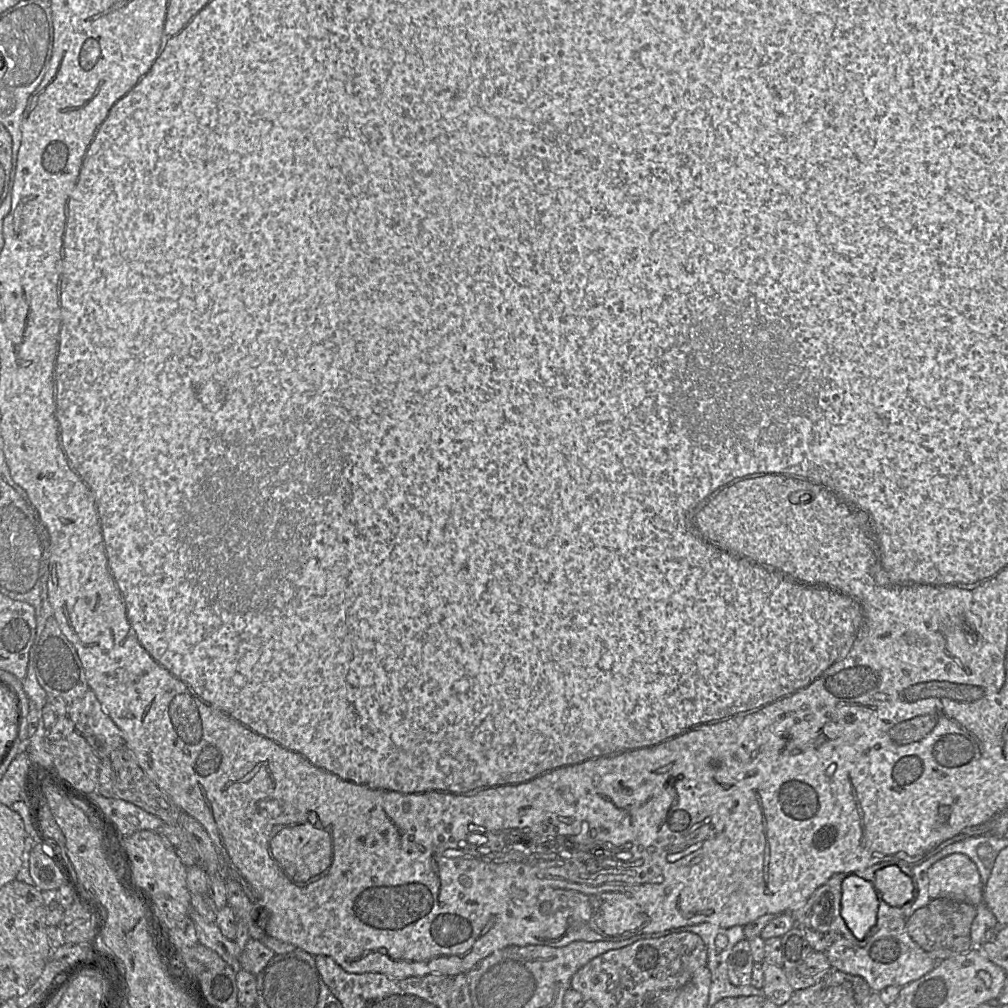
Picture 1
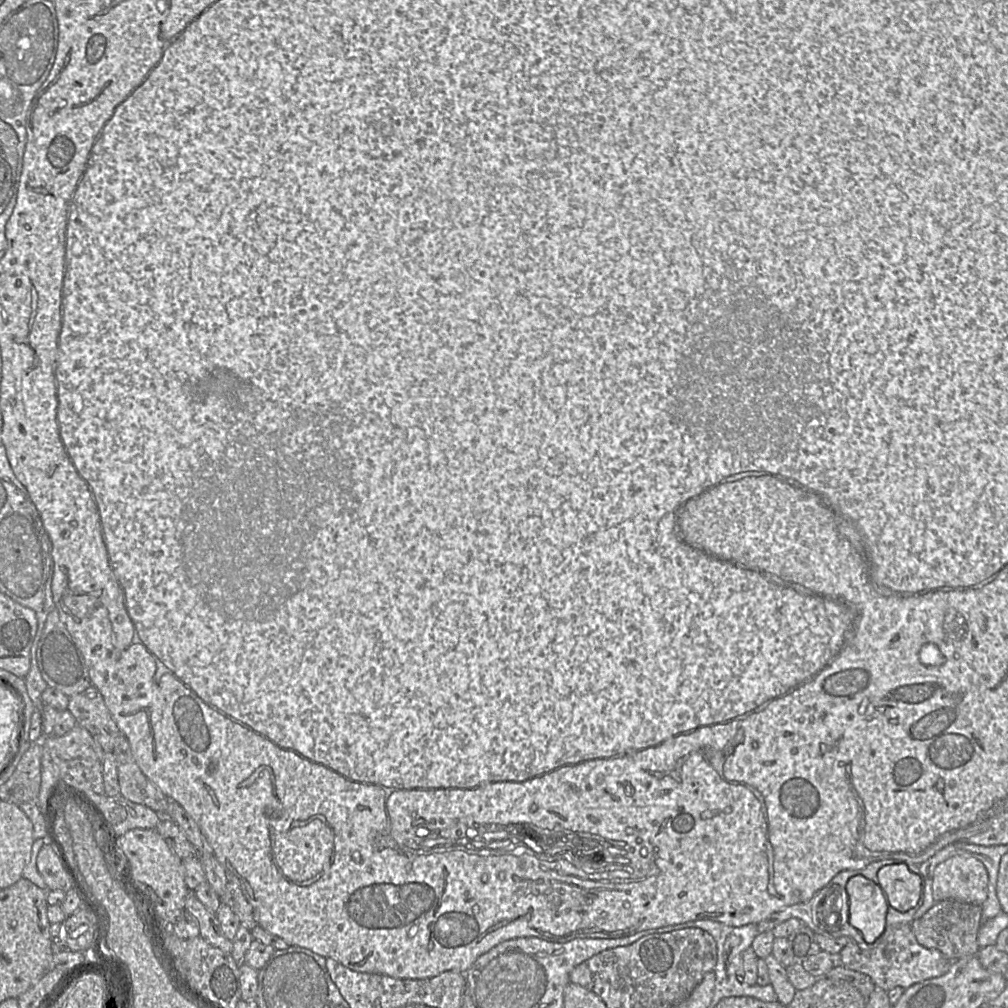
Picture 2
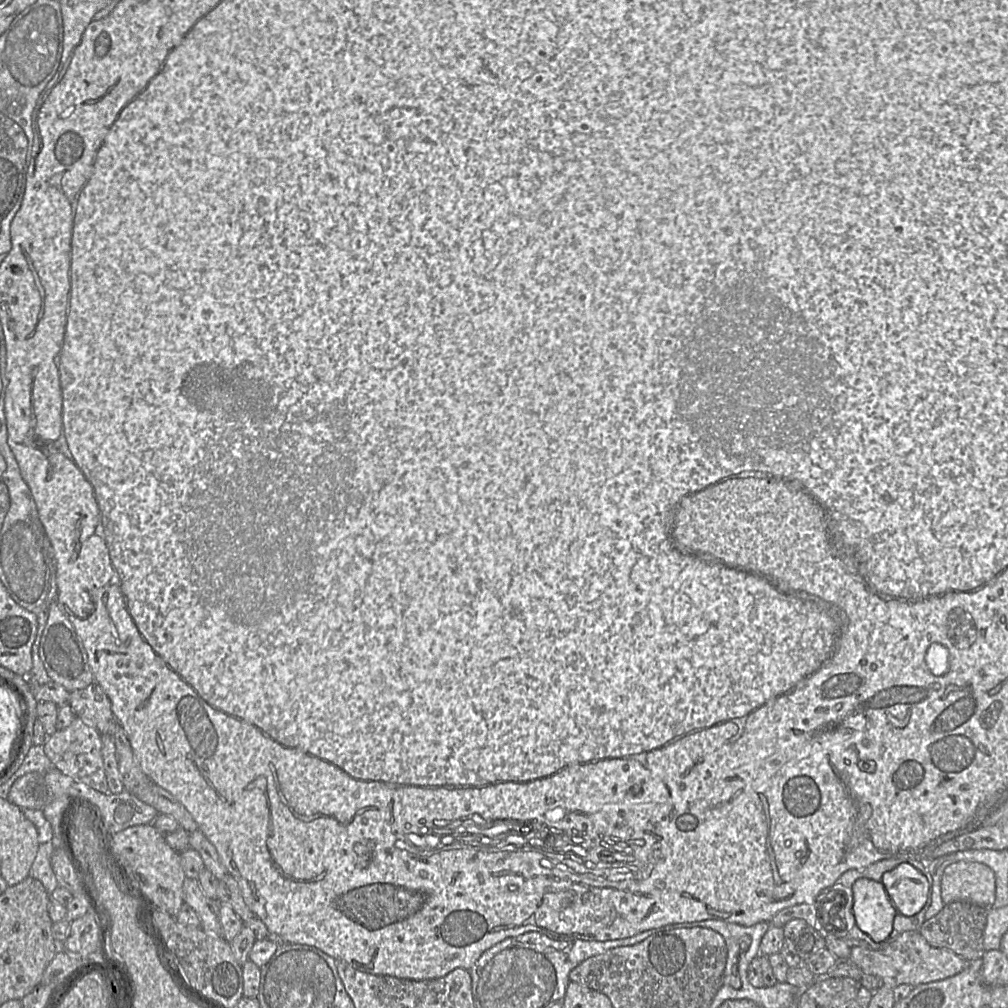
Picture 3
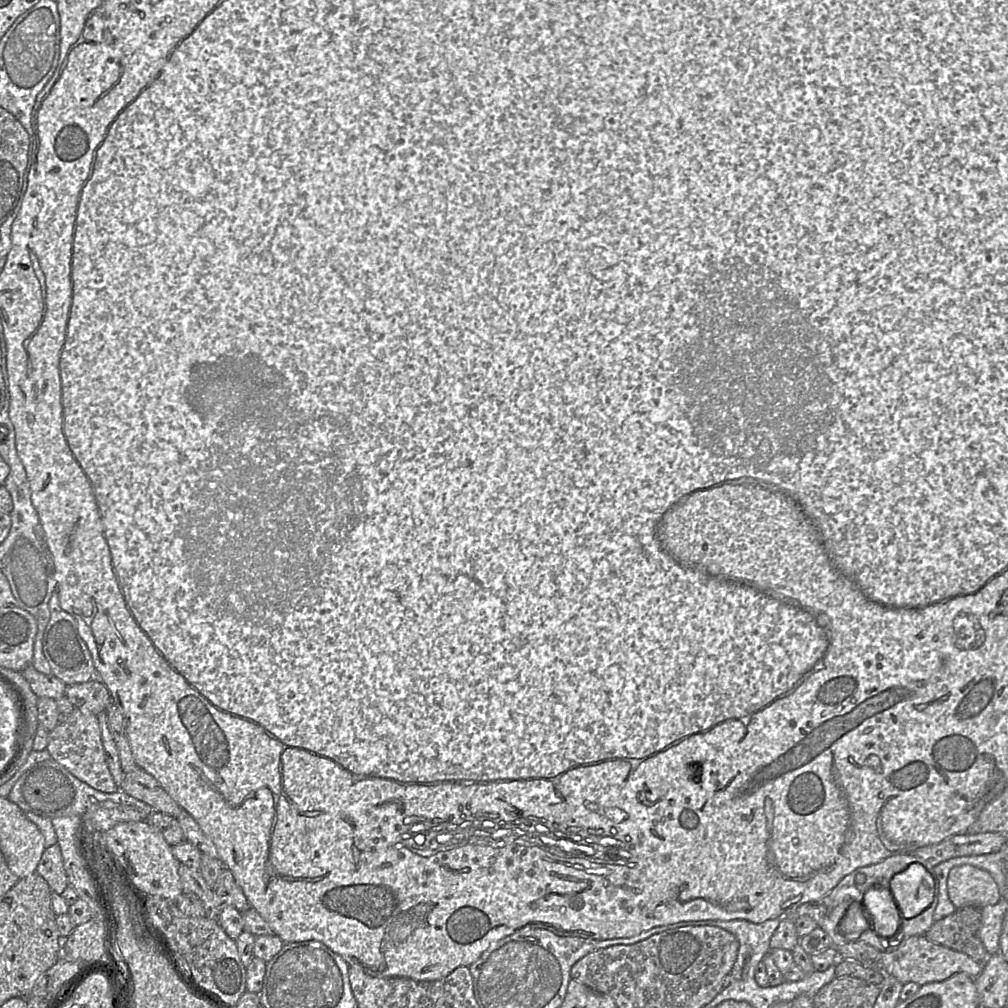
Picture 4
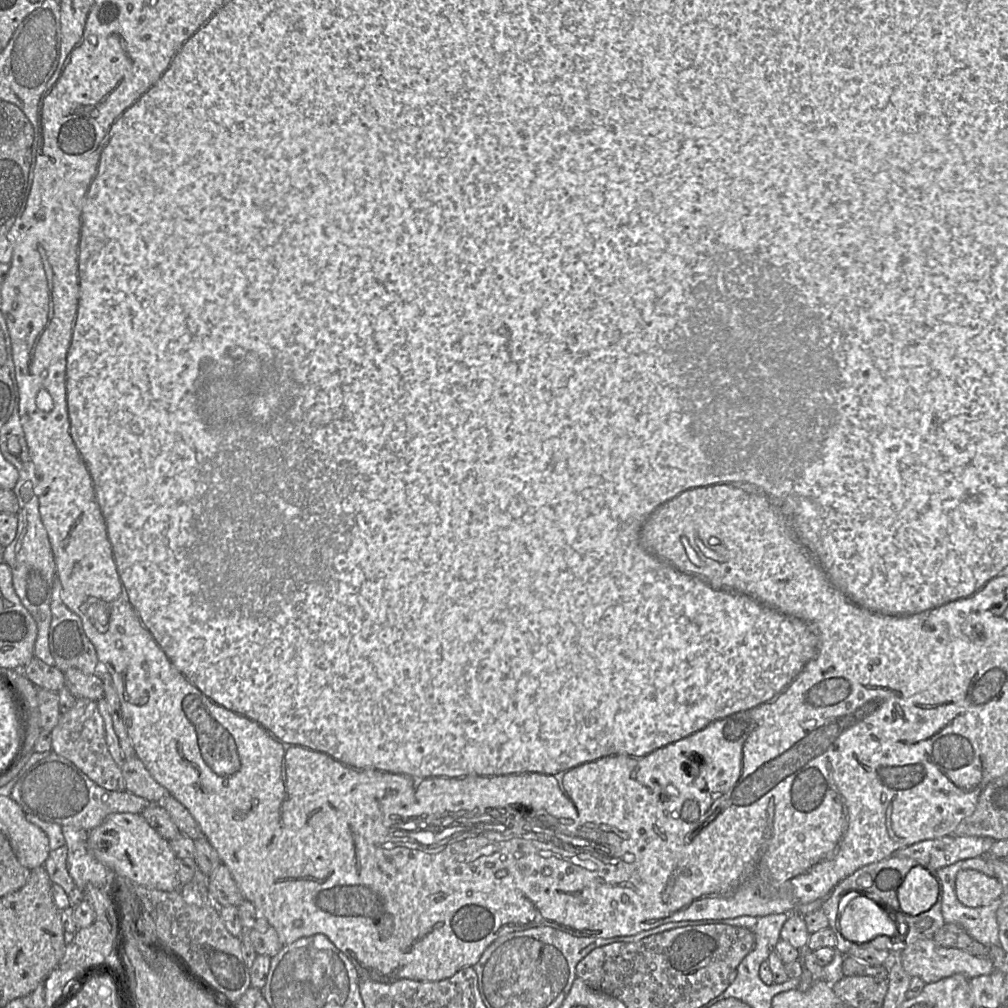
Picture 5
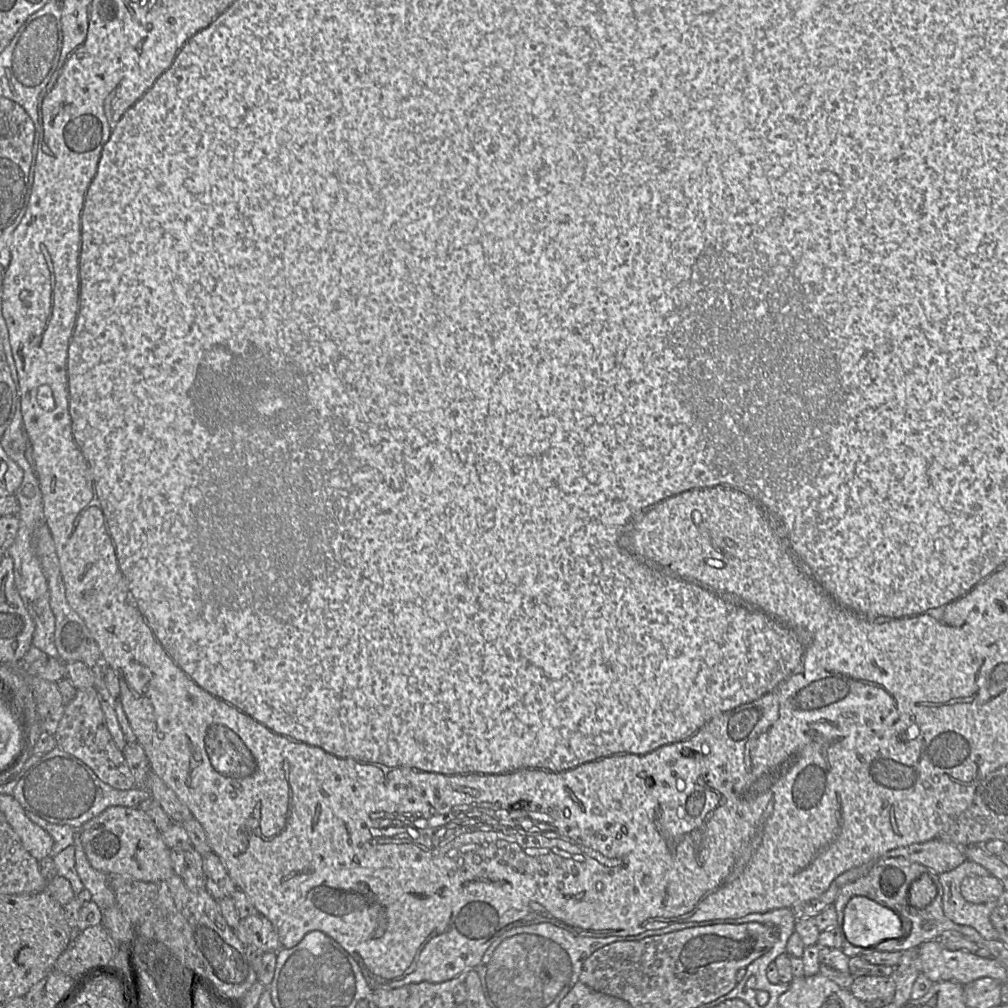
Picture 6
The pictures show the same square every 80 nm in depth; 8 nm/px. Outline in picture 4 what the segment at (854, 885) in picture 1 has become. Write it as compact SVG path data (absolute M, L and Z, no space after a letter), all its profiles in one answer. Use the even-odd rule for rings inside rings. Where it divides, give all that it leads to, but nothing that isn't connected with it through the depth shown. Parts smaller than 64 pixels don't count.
M871 887L862 904L870 918L871 929L883 938L893 937L900 929L901 914L889 889Z

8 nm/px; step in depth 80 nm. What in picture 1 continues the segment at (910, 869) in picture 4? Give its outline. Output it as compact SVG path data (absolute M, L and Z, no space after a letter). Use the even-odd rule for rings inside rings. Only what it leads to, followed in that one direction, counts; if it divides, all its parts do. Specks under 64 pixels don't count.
M891 864L876 871L874 887L880 897L893 907L900 907L915 899L912 878L898 865Z

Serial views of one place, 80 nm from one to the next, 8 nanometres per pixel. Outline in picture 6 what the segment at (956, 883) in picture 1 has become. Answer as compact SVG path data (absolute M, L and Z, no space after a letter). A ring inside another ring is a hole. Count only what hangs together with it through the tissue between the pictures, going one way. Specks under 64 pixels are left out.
M991 874L988 876L967 876L960 885L963 898L973 904L998 899L1004 890L1001 881Z

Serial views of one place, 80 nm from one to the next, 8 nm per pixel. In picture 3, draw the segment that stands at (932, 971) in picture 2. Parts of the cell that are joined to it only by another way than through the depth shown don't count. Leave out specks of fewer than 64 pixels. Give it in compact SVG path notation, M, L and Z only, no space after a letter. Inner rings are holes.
M905 931L895 938L889 938L877 949L852 947L849 961L867 974L876 976L880 985L895 988L901 984L918 986L943 980L963 971L968 962L946 948L932 947L918 931Z

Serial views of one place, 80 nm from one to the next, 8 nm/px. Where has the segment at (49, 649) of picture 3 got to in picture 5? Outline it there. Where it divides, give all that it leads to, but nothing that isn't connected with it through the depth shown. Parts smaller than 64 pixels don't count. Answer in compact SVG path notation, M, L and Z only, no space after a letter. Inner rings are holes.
M57 576L53 585L51 601L49 647L54 658L54 665L62 672L69 668L77 668L86 674L99 673L101 667L95 646L87 636L80 617L64 604L62 586Z

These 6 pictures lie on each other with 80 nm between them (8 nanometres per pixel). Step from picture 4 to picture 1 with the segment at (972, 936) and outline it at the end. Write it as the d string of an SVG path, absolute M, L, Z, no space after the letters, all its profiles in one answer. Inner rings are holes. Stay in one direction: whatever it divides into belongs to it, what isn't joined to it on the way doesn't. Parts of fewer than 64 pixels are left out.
M931 899L906 920L906 929L912 940L939 962L954 955L966 953L973 947L970 931L977 907L950 899Z

